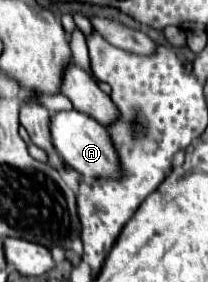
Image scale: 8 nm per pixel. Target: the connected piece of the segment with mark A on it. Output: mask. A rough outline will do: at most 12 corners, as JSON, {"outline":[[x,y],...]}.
{"outline":[[77,109],[51,117],[55,151],[81,177],[117,177],[109,131]]}

